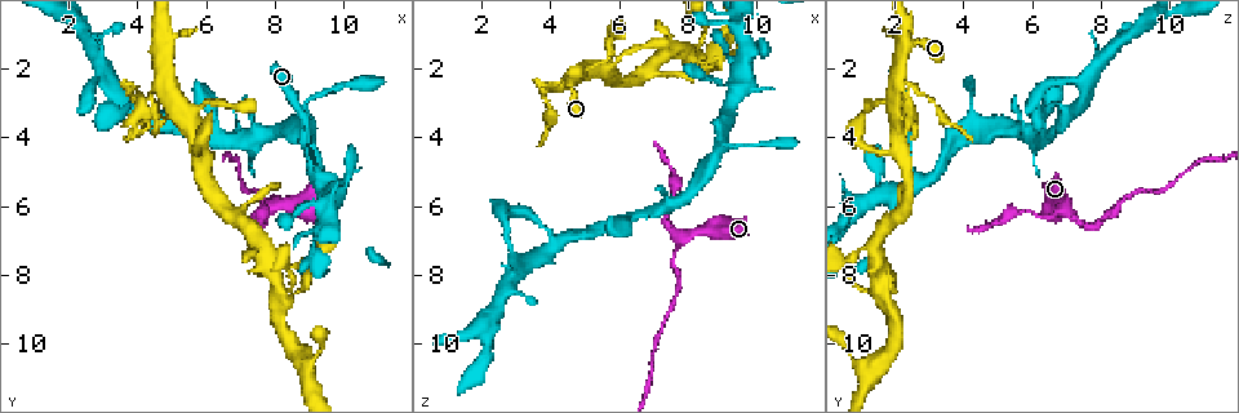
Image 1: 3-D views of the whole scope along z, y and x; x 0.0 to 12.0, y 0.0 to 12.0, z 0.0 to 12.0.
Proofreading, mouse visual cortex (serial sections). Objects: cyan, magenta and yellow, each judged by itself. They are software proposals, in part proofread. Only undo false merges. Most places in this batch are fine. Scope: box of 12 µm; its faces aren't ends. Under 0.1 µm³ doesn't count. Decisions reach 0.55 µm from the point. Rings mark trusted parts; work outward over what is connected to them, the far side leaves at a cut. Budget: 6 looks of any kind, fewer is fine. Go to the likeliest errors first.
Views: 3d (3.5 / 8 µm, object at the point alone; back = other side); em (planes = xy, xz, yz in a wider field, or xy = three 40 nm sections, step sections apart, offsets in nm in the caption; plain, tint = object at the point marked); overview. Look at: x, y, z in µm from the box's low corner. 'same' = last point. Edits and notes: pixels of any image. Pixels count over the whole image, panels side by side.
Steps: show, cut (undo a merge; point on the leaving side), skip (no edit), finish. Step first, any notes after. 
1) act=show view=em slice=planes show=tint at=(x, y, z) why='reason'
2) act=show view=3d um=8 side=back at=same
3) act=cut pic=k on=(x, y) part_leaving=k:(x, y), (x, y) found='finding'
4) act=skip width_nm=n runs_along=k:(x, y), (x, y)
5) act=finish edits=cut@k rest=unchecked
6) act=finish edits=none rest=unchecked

act=show view=3d um=3.5 at=(4.0, 2.7, 2.5) why='narrows sharply'

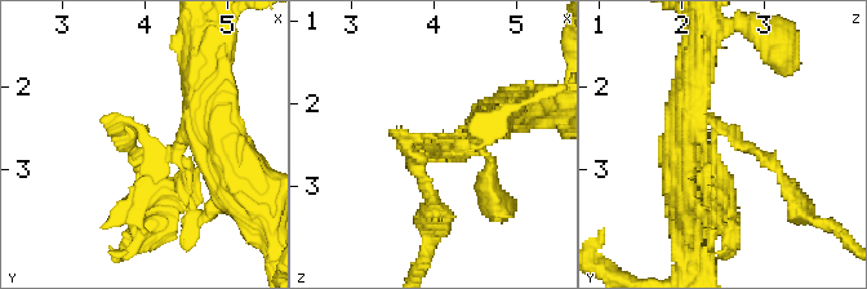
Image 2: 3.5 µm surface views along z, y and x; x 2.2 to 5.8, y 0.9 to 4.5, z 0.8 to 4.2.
act=show view=em slice=xy step=2 show=tint at=(4.05, 2.70, 2.40) why='now the EM'

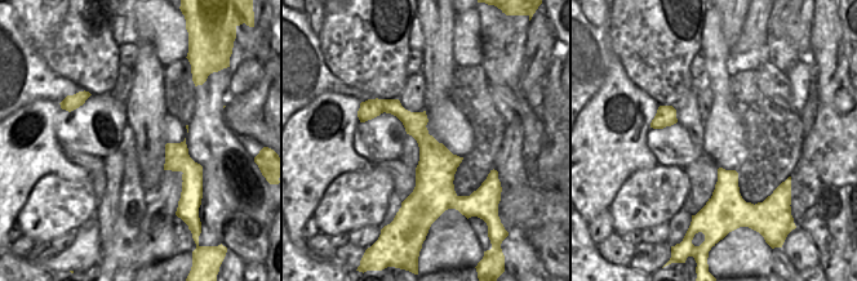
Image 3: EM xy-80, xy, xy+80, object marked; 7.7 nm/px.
act=cut pic=2 on=(168, 205) width_nm=300 border=3:(176, 143), (180, 150), (183, 172) found='two cells meet here'

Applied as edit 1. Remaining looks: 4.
act=show view=3d um=3.5 at=(7.6, 6.6, 7.5) why='abrupt turn'

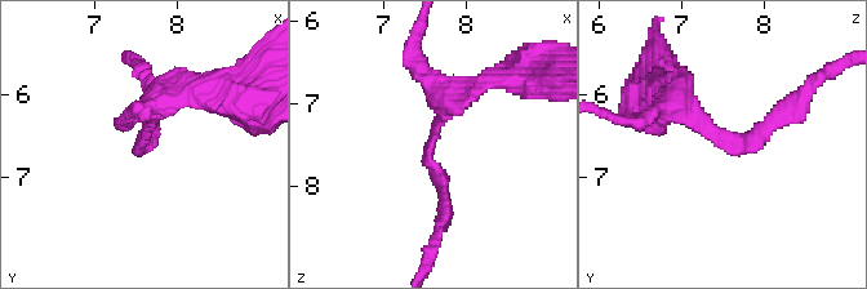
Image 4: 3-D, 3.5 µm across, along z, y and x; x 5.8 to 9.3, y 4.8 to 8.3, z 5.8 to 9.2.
act=show view=em slice=planes show=tint at=(7.55, 6.65, 7.50) arm_widths_nm=150,350 why='need the tissue'

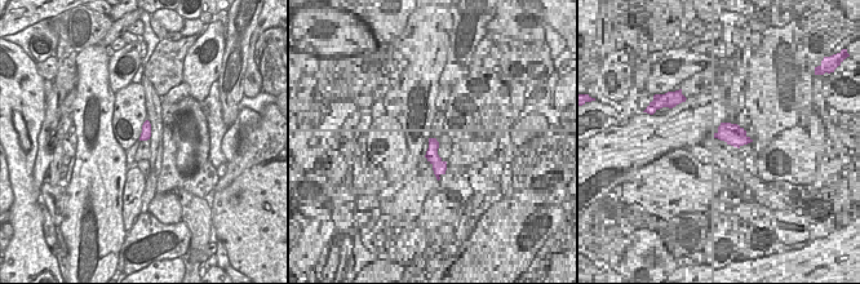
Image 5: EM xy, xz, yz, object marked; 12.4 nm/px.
act=skip width_nm=130 runs_along=4:(462, 88), (430, 145), (441, 217) found='one cell here'

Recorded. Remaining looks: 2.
act=show view=3d um=3.5 at=(8.1, 8.5, 1.6) why='a narrow waist'

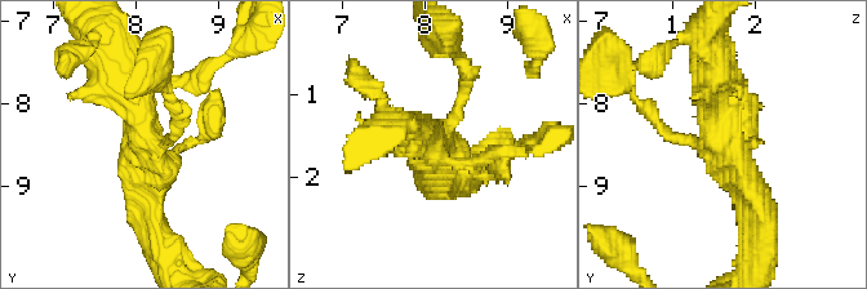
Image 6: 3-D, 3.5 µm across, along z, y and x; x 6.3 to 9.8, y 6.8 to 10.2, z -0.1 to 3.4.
act=show view=em slice=xy step=2 show=tint at=(8.15, 8.40, 1.55)

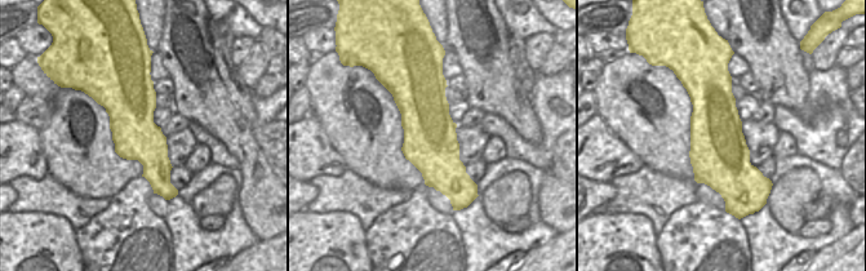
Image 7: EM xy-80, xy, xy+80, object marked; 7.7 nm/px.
act=skip runs_along=6:(714, 58), (717, 134), (760, 213) found='all the same cell'

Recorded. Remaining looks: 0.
act=finish edits=cut@2 rest=unchecked

